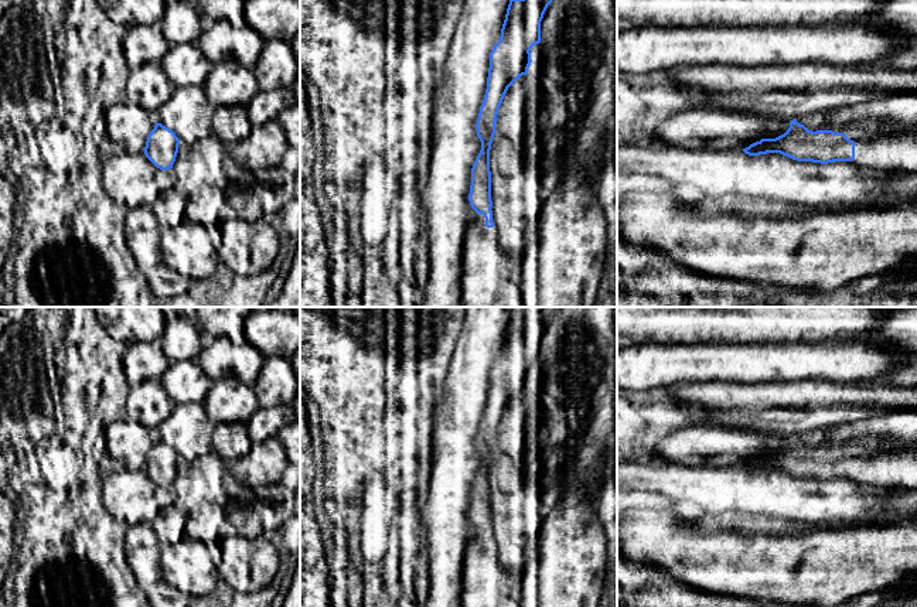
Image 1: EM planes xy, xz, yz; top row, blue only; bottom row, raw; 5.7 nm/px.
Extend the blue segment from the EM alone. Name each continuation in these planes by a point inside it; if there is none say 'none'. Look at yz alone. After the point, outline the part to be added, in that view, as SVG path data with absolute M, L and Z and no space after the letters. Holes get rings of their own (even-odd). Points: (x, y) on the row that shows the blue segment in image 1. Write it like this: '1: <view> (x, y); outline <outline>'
1: yz (875, 150); outline M852 123L834 127L855 141L855 158L850 161L863 168L899 170L917 174L917 126L906 126L897 134L883 134L876 123Z

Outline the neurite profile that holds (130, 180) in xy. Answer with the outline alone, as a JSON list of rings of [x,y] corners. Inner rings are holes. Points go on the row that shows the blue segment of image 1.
[[[119,150],[105,161],[102,170],[102,187],[127,211],[136,207],[151,207],[158,195],[174,188],[174,184],[173,168],[157,168],[144,151],[132,154]]]

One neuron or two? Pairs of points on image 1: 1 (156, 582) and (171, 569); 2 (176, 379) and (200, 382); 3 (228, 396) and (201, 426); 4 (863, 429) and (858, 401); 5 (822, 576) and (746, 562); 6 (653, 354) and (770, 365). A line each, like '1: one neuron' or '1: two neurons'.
1: two neurons
2: one neuron
3: two neurons
4: two neurons
5: one neuron
6: one neuron

